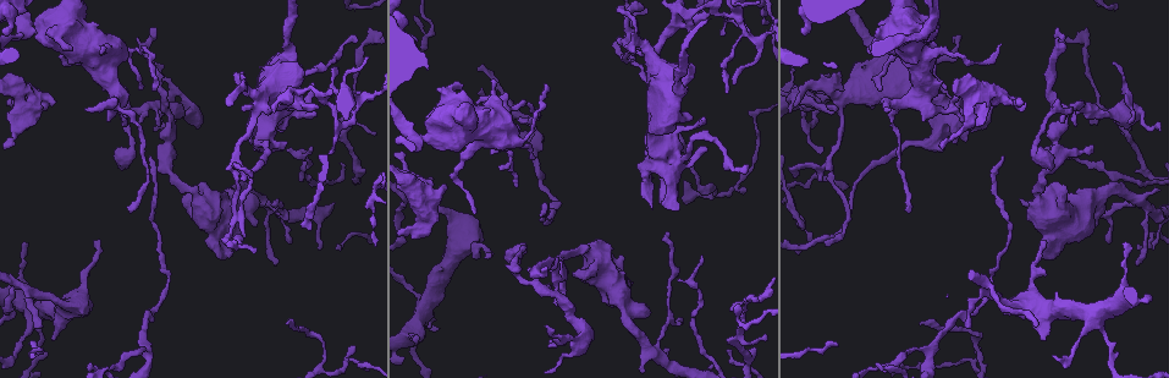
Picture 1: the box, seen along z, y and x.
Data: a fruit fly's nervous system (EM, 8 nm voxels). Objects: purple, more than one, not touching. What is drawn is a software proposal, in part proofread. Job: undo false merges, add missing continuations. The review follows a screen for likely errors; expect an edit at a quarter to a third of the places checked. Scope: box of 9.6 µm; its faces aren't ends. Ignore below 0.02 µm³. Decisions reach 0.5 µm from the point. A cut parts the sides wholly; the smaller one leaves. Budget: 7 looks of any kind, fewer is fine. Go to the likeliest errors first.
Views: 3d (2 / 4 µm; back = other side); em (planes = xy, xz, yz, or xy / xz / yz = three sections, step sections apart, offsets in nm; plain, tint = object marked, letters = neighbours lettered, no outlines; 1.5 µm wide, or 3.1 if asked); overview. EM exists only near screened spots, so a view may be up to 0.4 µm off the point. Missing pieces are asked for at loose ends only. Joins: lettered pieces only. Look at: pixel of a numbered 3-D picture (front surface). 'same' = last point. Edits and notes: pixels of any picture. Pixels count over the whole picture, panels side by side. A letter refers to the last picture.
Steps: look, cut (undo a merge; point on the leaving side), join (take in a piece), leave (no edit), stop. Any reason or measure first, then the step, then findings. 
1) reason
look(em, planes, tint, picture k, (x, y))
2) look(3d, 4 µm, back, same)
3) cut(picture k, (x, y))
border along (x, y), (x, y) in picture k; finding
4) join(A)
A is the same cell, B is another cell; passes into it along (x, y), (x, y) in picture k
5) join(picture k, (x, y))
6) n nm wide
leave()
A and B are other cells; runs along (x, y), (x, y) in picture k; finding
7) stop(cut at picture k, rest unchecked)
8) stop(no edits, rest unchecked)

stops while still wide
look(em, yz, step 8, letters, picture 1, (923, 120))

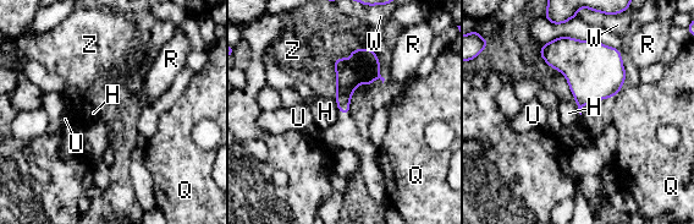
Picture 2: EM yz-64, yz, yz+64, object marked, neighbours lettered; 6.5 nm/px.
another direction
look(em, planes, letters, same)

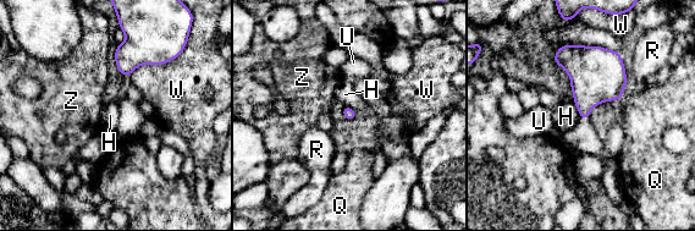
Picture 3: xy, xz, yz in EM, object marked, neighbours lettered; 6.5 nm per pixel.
W touches over 320 nm
leave()
H, Q, R, U, W and Z are other cells; border along (573, 103), (580, 116) in picture 3; none of them fits

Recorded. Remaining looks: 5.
free end
look(em, planes, letters, picture 1, (1001, 45))

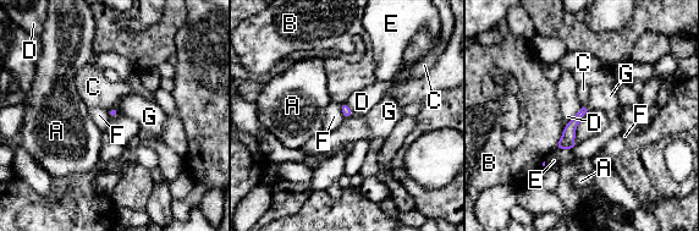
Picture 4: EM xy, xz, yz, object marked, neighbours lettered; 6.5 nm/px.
D touches over 190 nm
leave()
A, B, C, D, E, F and G are other cells; runs along (581, 114), (560, 146) in picture 4; no lettered piece goes on from it

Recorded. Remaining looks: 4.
look(em, xz, step 4, letters, picture 1, (1058, 156))

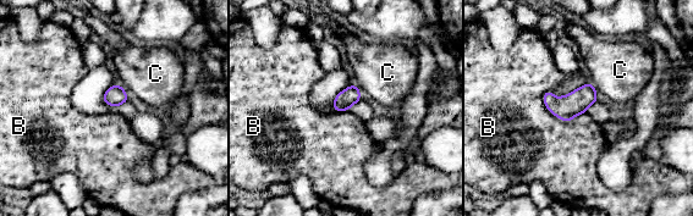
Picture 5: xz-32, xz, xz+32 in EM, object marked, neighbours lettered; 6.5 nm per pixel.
look(em, planes, letters, same)

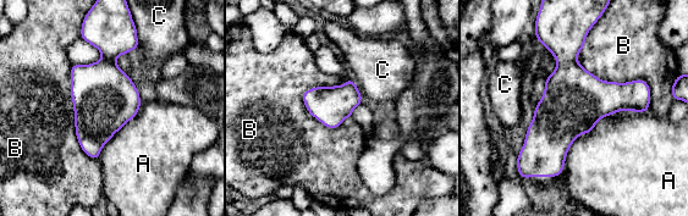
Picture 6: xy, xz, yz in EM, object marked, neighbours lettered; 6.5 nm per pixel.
420 nm wide
leave()
A, B and C are other cells; border along (610, 115), (573, 142), (561, 172) in picture 6; continuous, no second neuron

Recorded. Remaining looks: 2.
stop(no edits, rest unchecked)

